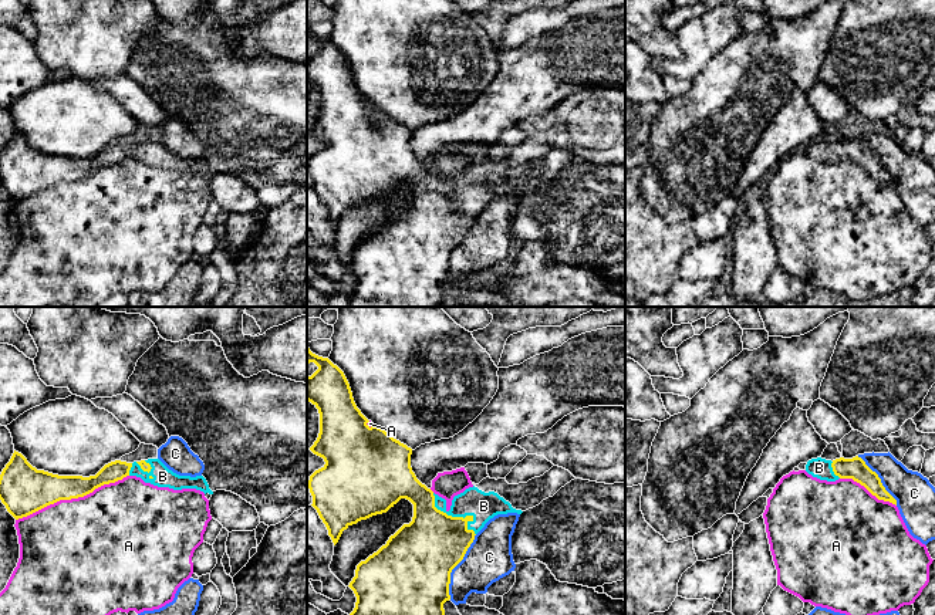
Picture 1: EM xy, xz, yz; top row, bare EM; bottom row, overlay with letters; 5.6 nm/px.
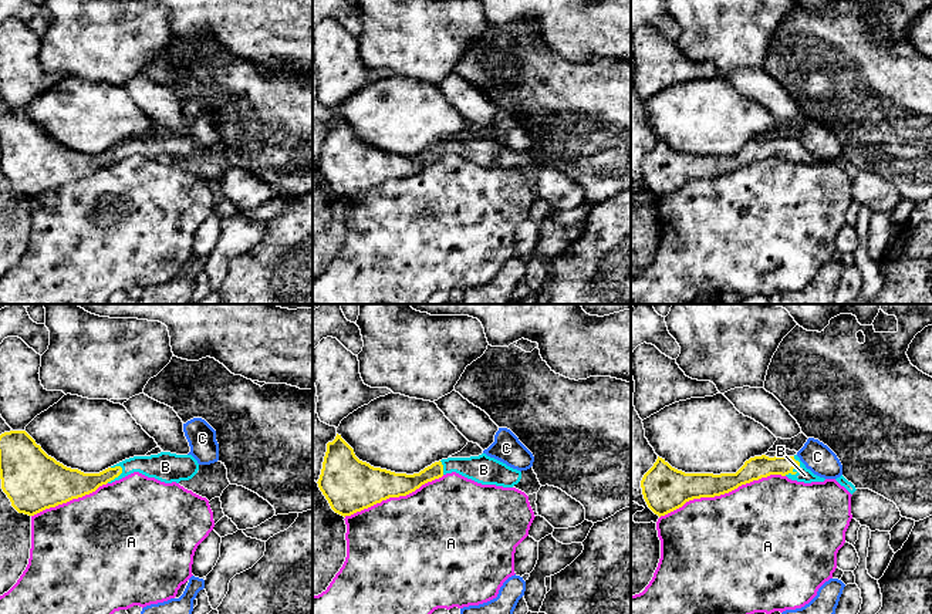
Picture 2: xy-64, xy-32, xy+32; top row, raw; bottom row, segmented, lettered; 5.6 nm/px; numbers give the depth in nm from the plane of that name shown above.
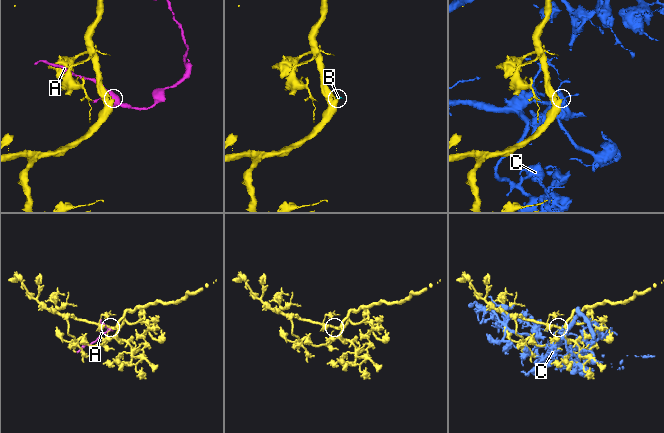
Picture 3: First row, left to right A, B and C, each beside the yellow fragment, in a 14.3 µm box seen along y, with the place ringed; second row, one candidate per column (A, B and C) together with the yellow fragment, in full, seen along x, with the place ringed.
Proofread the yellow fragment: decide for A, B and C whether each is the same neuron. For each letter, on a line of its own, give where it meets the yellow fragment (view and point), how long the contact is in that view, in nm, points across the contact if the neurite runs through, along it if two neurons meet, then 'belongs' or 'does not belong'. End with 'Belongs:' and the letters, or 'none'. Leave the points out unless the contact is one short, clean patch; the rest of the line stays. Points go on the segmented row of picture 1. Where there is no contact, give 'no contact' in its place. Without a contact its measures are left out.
A: xy (71, 497) | 700 nm | does not belong
B: xz (456, 517) | 340 nm | across xz (427, 550), (456, 517), (483, 506) | belongs
C: xz (455, 565) | 400 nm | does not belong
Belongs: B

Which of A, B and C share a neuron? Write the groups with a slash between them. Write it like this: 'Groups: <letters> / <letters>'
Groups: A / B / C

